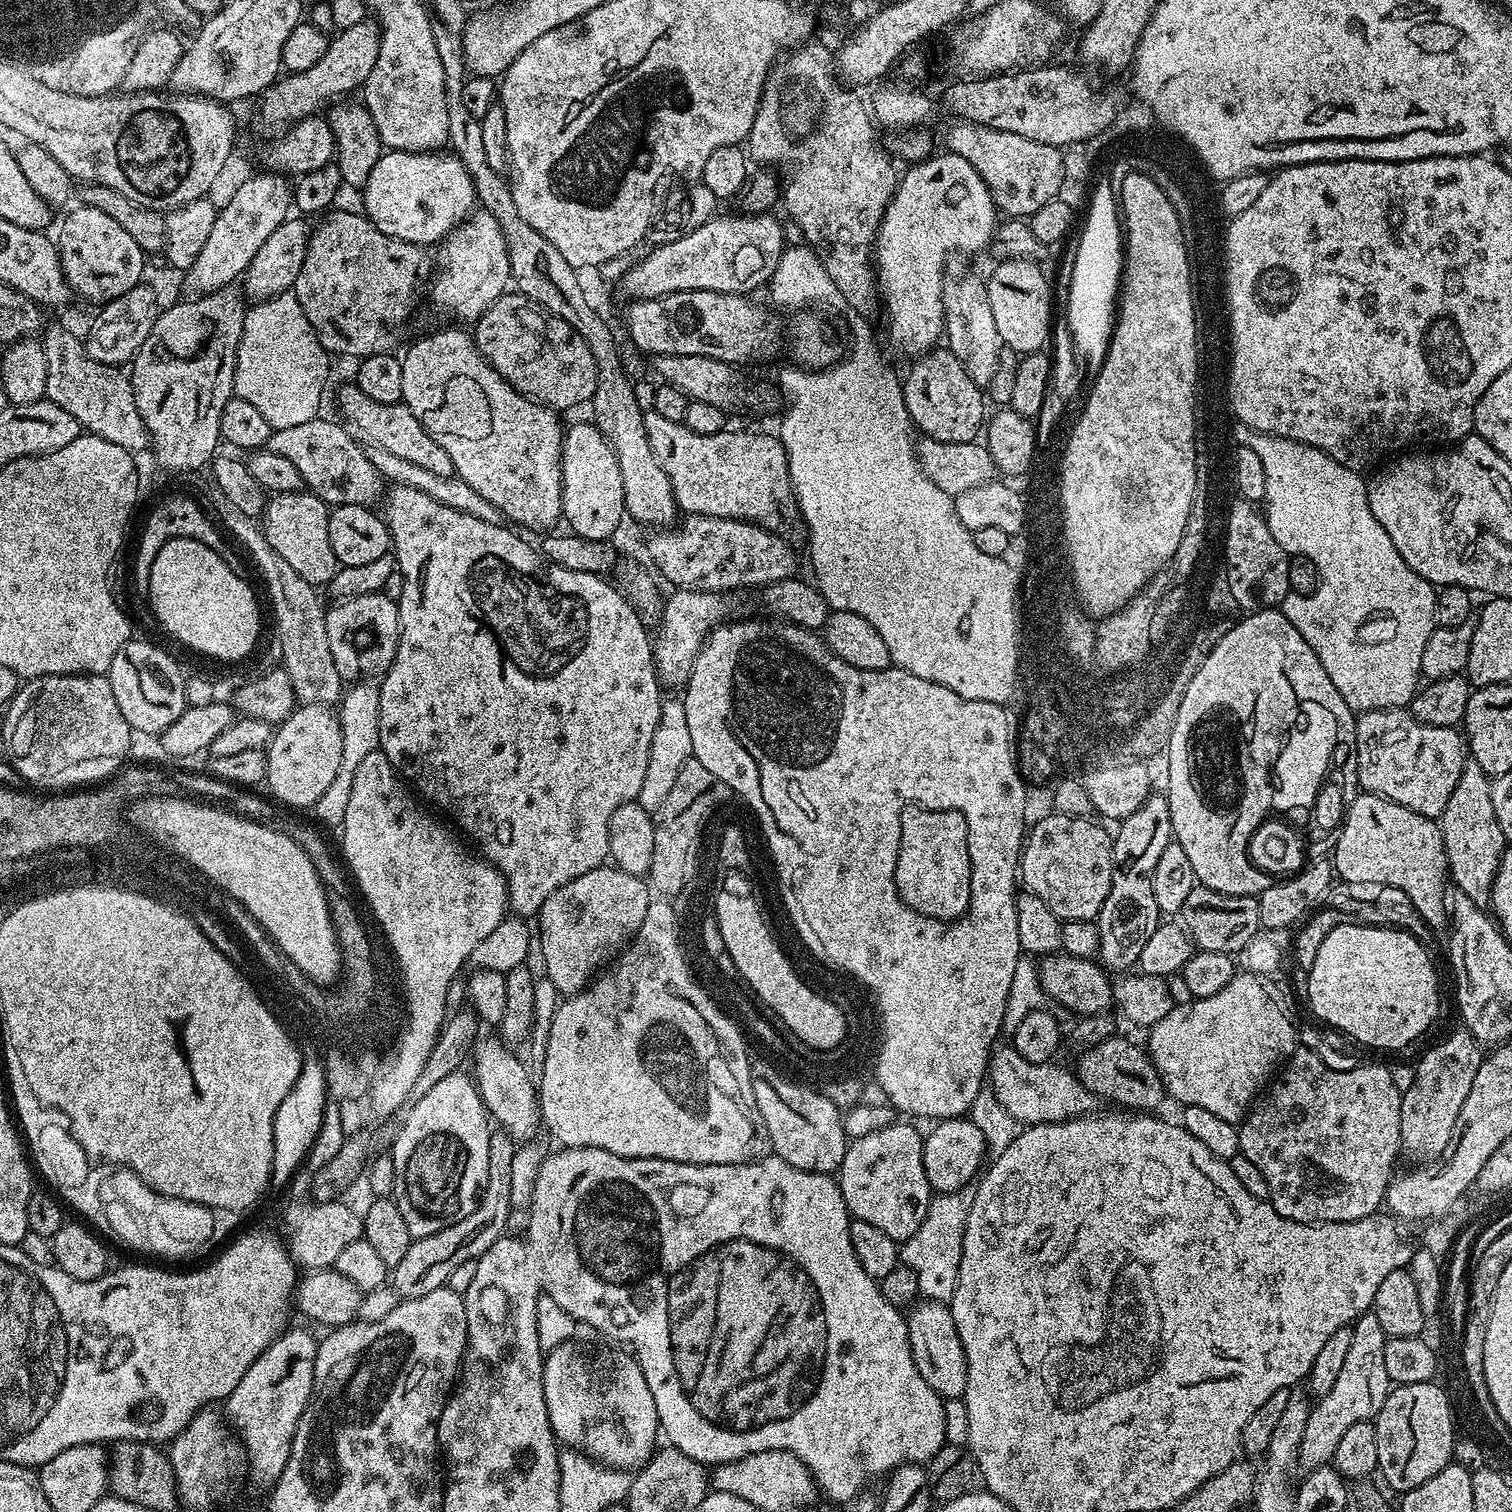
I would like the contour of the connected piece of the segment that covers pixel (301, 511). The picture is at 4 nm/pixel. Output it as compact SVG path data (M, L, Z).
M301 490L272 496L262 513L262 531L270 546L295 569L295 573L315 586L331 585L338 567L334 550L330 550L329 511L329 505L322 503L312 492Z

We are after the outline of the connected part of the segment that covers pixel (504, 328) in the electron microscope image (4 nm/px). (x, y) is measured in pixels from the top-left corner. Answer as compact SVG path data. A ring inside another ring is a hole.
M505 294L481 314L474 328L477 350L515 392L557 410L591 401L596 385L594 358L586 342L562 318L545 312L524 296Z

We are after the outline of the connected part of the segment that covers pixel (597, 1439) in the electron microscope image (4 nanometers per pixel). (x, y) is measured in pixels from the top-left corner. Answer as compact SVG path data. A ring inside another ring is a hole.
M576 1342L558 1345L545 1355L548 1357L544 1360L542 1373L544 1397L552 1433L561 1445L583 1452L589 1459L608 1468L639 1470L658 1448L656 1436L658 1440L661 1435L660 1419L654 1406L654 1394L650 1394L650 1386L642 1374L639 1362L635 1355L624 1352L611 1352L608 1348L601 1352L587 1352L579 1348Z

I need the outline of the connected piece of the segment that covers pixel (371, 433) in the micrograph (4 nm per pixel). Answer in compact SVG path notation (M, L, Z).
M348 382L337 390L336 404L340 407L341 414L345 416L343 419L361 437L364 435L365 441L390 450L390 454L395 454L398 458L407 458L409 462L415 462L416 465L422 466L422 470L430 470L433 474L451 476L455 473L456 467L454 462L450 462L450 454L446 454L446 450L438 446L436 439L422 426L422 422L418 422L418 418L414 418L414 414L410 414L410 410L403 402L374 402L374 398L366 398L366 394L362 394L362 390L356 387L355 383Z

